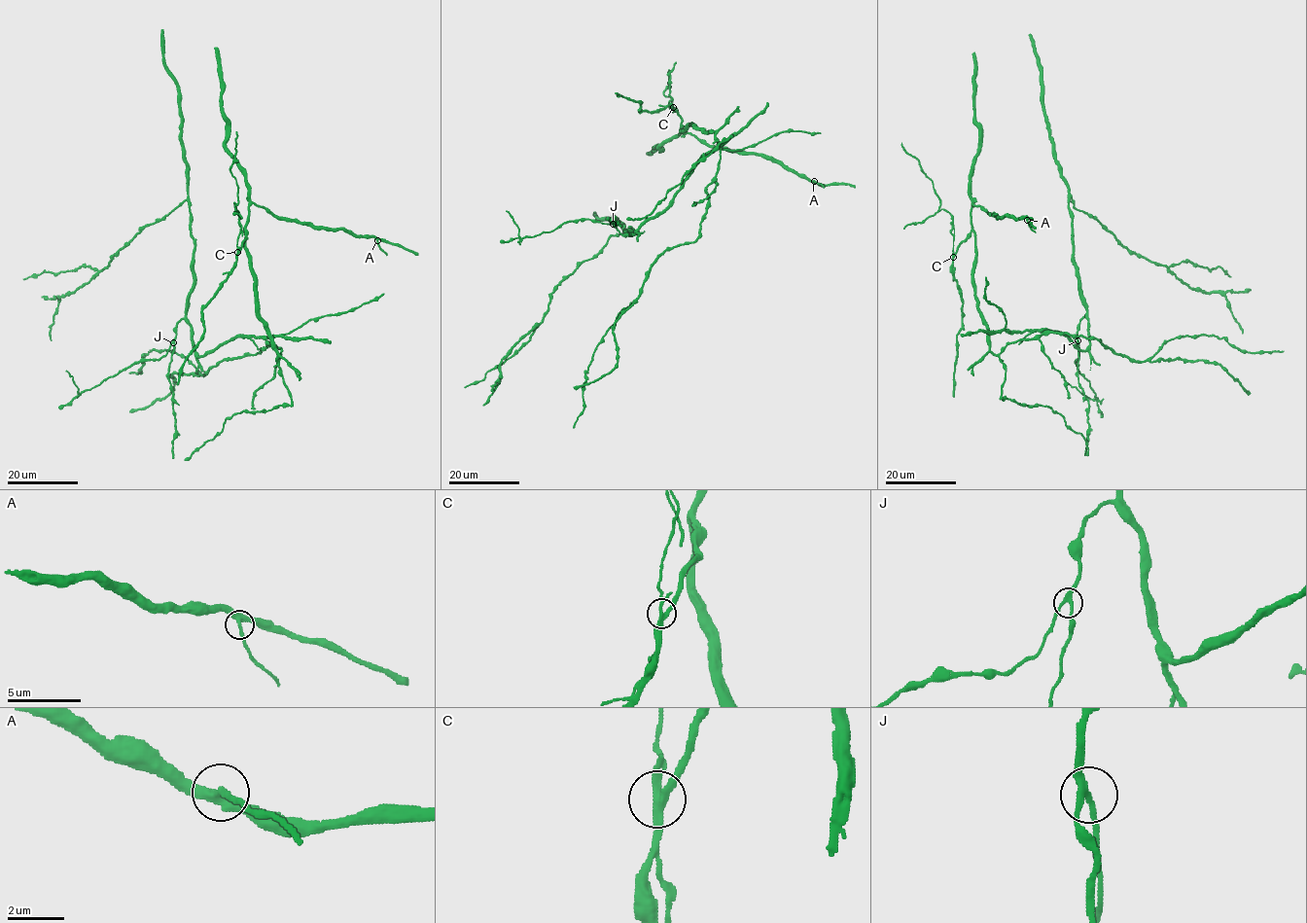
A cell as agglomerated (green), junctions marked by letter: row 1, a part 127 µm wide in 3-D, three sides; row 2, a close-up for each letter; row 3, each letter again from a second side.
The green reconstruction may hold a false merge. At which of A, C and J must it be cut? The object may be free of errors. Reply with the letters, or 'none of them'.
C

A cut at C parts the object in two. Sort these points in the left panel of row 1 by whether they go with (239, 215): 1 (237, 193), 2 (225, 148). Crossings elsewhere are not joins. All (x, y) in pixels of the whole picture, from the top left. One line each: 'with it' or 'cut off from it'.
1: with it
2: cut off from it

